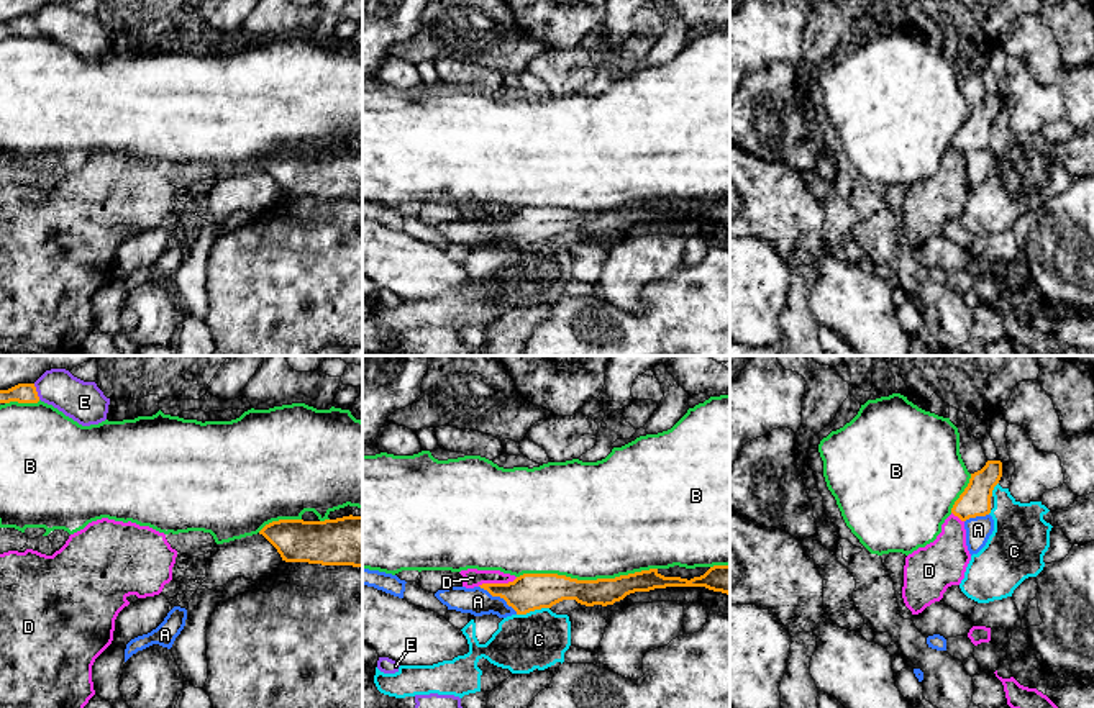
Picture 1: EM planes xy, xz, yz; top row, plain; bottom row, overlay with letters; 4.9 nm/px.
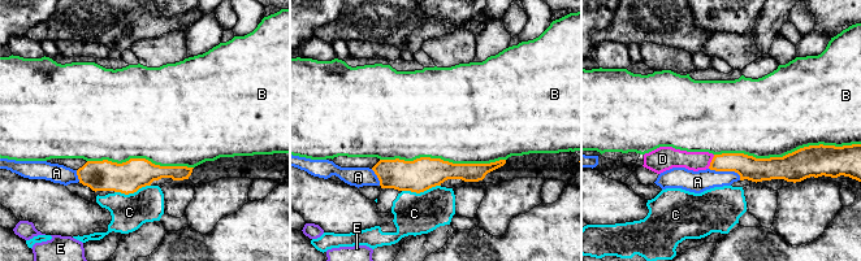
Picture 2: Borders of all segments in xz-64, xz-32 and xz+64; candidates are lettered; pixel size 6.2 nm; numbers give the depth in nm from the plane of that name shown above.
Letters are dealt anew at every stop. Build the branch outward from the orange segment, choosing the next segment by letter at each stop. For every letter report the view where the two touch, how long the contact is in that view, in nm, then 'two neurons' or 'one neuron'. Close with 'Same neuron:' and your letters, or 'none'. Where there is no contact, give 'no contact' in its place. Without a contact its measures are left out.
A: meets orange in xz; contact 240 nm long; two neurons
B: meets orange in xz; contact 700 nm long; two neurons
C: meets orange in xz; contact 170 nm long; two neurons
D: meets orange in xz; contact 200 nm long; two neurons
E: meets orange in xy; contact 90 nm long; two neurons
Same neuron: none

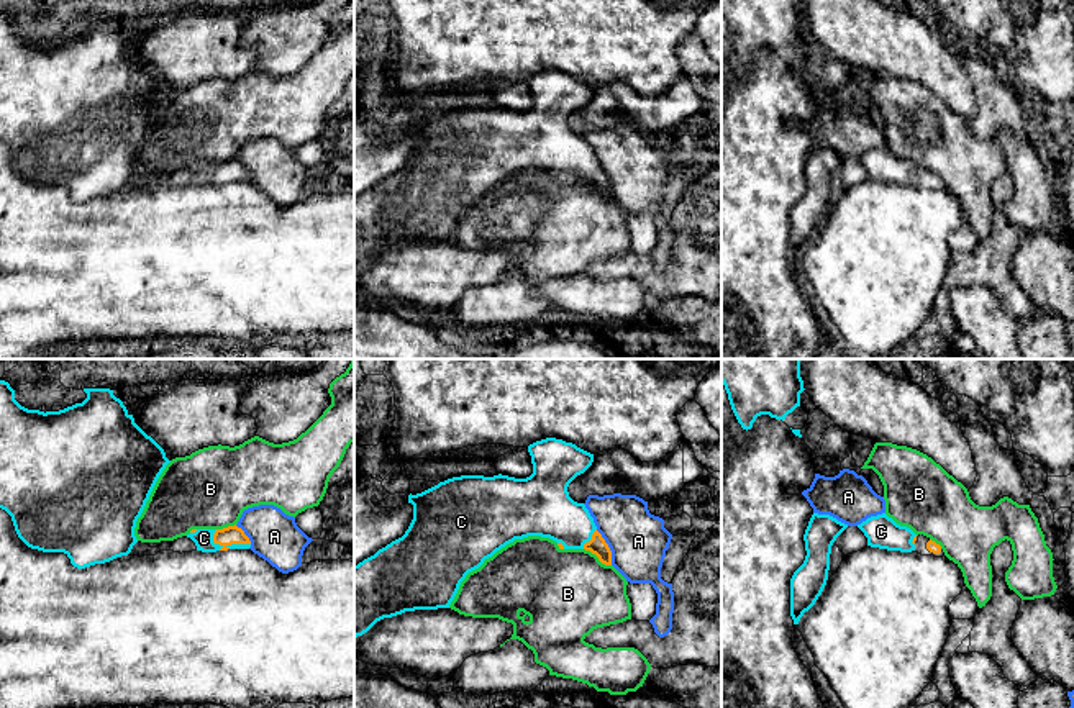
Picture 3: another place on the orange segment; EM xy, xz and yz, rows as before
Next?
A: meets orange in xz; contact 190 nm long; two neurons
B: meets orange in xz; contact 160 nm long; two neurons
C: meets orange in xy; contact 200 nm long; one neuron
Same neuron: C

